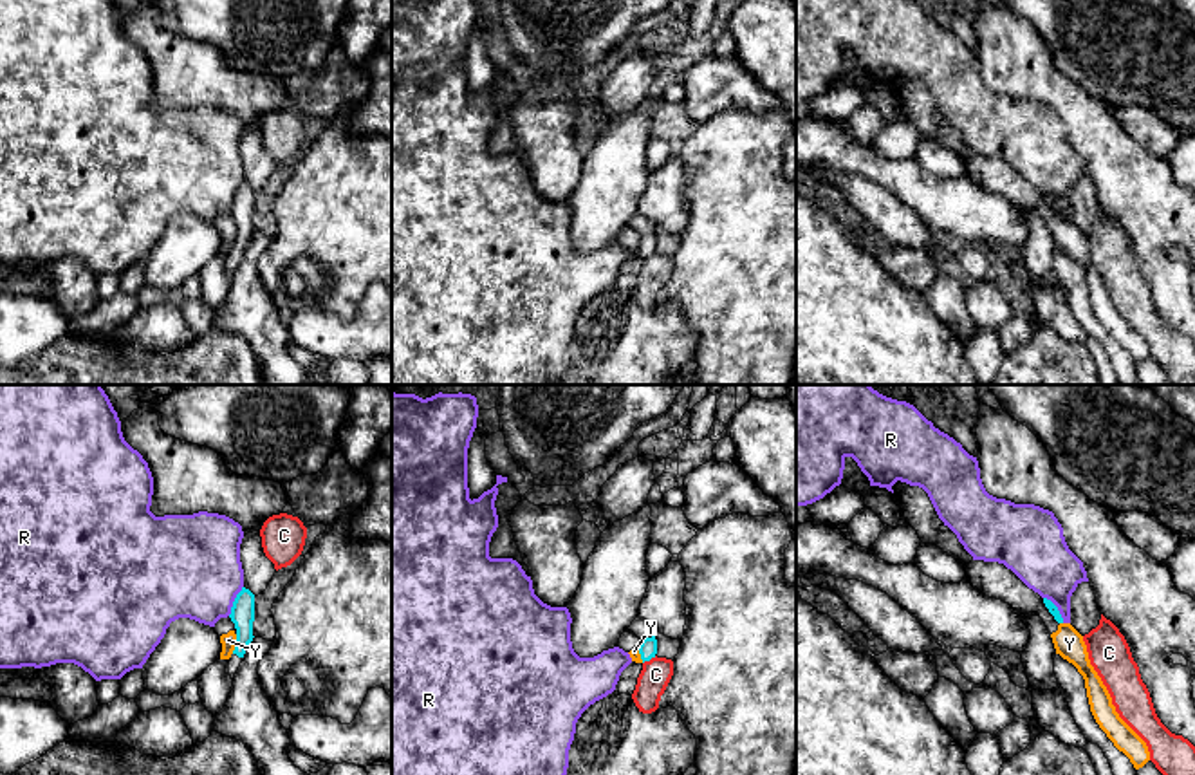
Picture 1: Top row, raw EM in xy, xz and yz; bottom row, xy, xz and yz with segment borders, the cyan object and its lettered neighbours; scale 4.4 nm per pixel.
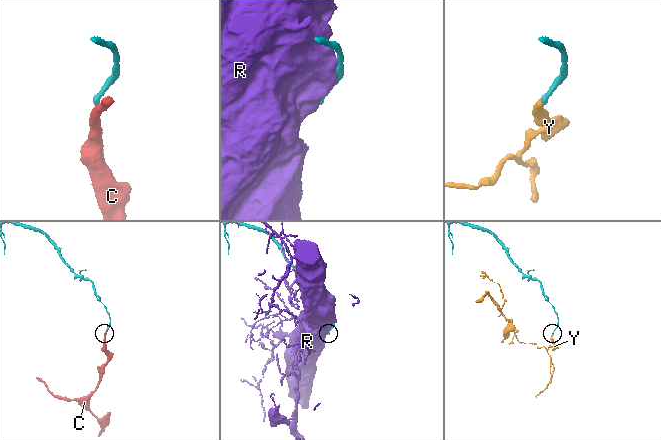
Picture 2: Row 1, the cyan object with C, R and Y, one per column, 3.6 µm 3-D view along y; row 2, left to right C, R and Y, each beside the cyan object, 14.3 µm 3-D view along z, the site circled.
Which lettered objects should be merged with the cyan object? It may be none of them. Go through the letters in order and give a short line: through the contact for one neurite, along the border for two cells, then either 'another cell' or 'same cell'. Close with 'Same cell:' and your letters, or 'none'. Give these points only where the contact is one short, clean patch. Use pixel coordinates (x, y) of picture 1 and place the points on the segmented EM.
C: line xz (656, 656), (643, 663); another cell
R: another cell
Y: line xy (237, 634), (231, 653); another cell
Same cell: none

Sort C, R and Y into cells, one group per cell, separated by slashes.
C / R / Y

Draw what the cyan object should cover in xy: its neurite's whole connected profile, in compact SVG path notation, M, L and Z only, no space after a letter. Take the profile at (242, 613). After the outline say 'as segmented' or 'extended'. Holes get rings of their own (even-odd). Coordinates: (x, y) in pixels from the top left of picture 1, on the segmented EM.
M242 587L242 591L236 594L229 618L236 629L236 645L233 654L244 658L249 643L255 638L253 636L255 594L249 589Z; as segmented

